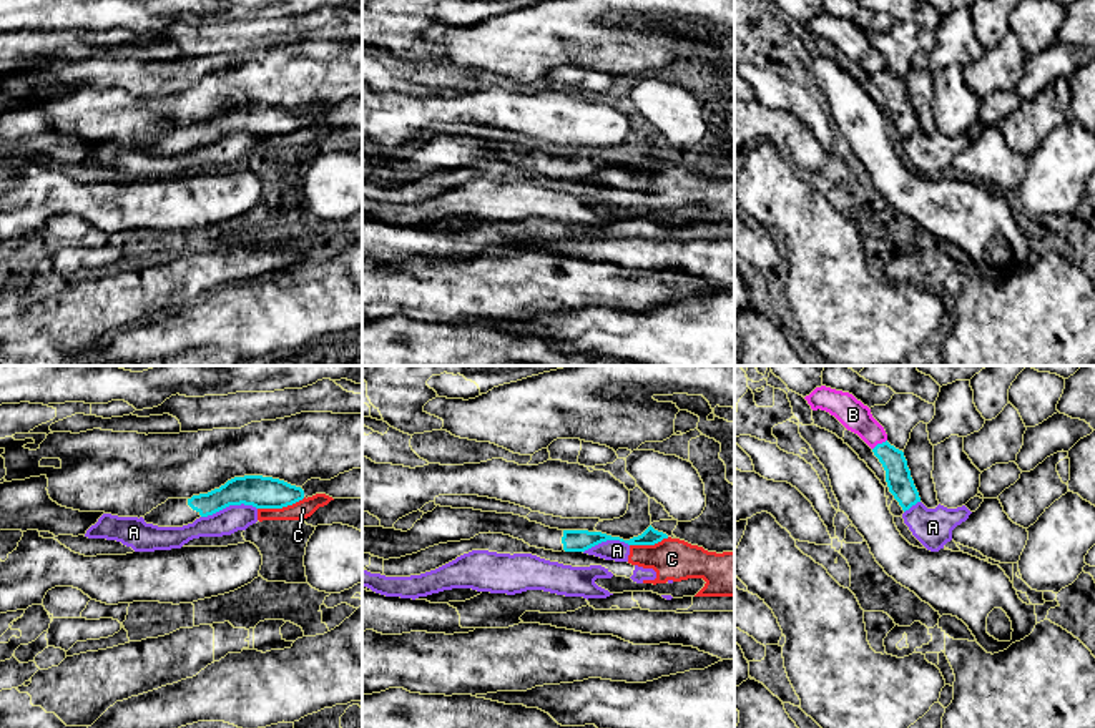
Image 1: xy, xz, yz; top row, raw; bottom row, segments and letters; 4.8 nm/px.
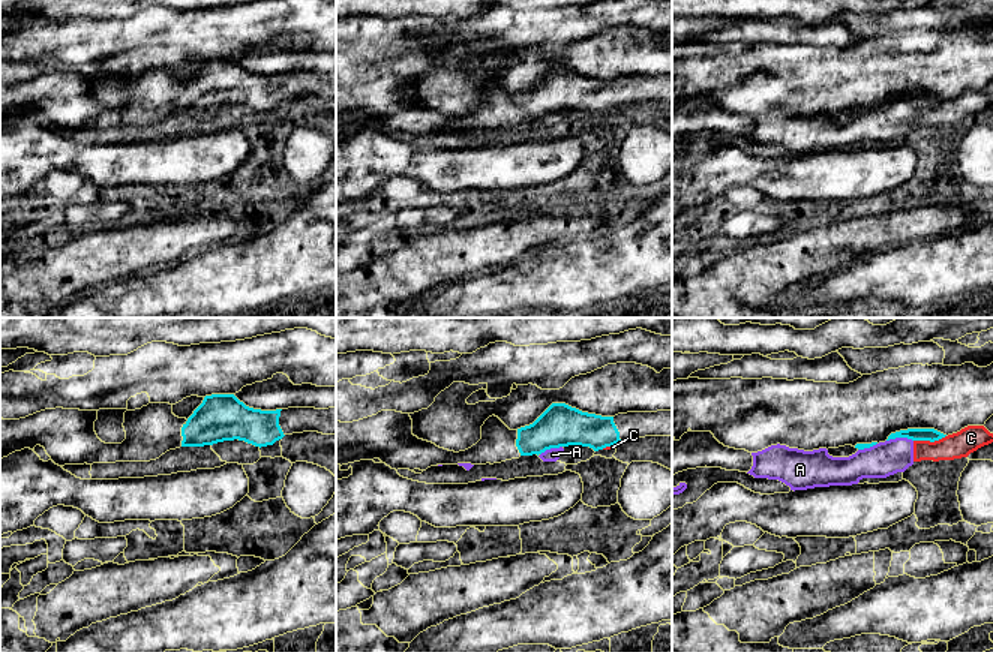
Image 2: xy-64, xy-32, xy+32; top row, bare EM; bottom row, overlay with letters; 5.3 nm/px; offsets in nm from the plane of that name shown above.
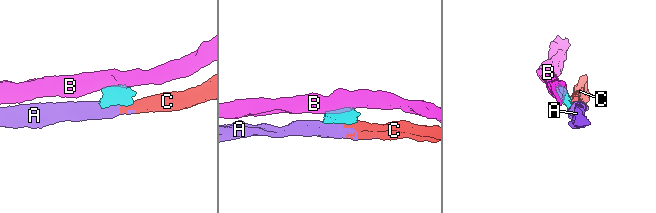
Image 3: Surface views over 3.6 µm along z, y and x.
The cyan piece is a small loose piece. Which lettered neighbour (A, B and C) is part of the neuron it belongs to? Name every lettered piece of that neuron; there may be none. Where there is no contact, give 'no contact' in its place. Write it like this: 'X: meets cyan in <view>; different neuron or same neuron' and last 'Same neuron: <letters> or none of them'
A: meets cyan in xy; different neuron
B: meets cyan in yz; different neuron
C: meets cyan in xy; different neuron
Same neuron: none of them

